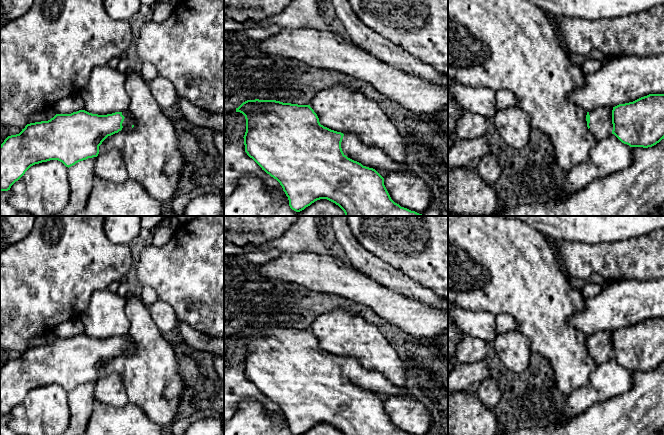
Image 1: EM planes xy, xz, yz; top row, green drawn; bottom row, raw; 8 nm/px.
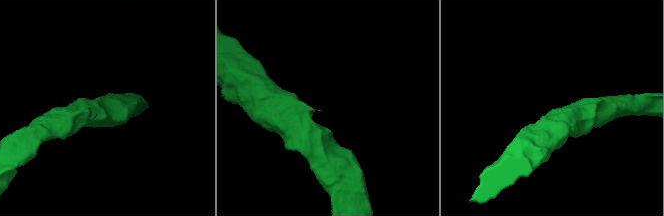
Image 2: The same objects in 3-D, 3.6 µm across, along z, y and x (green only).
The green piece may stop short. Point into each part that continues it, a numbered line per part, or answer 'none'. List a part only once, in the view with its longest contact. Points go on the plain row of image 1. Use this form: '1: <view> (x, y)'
1: xz (372, 381)

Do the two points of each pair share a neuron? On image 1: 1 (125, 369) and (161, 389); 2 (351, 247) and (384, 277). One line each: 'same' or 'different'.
1: same
2: same

